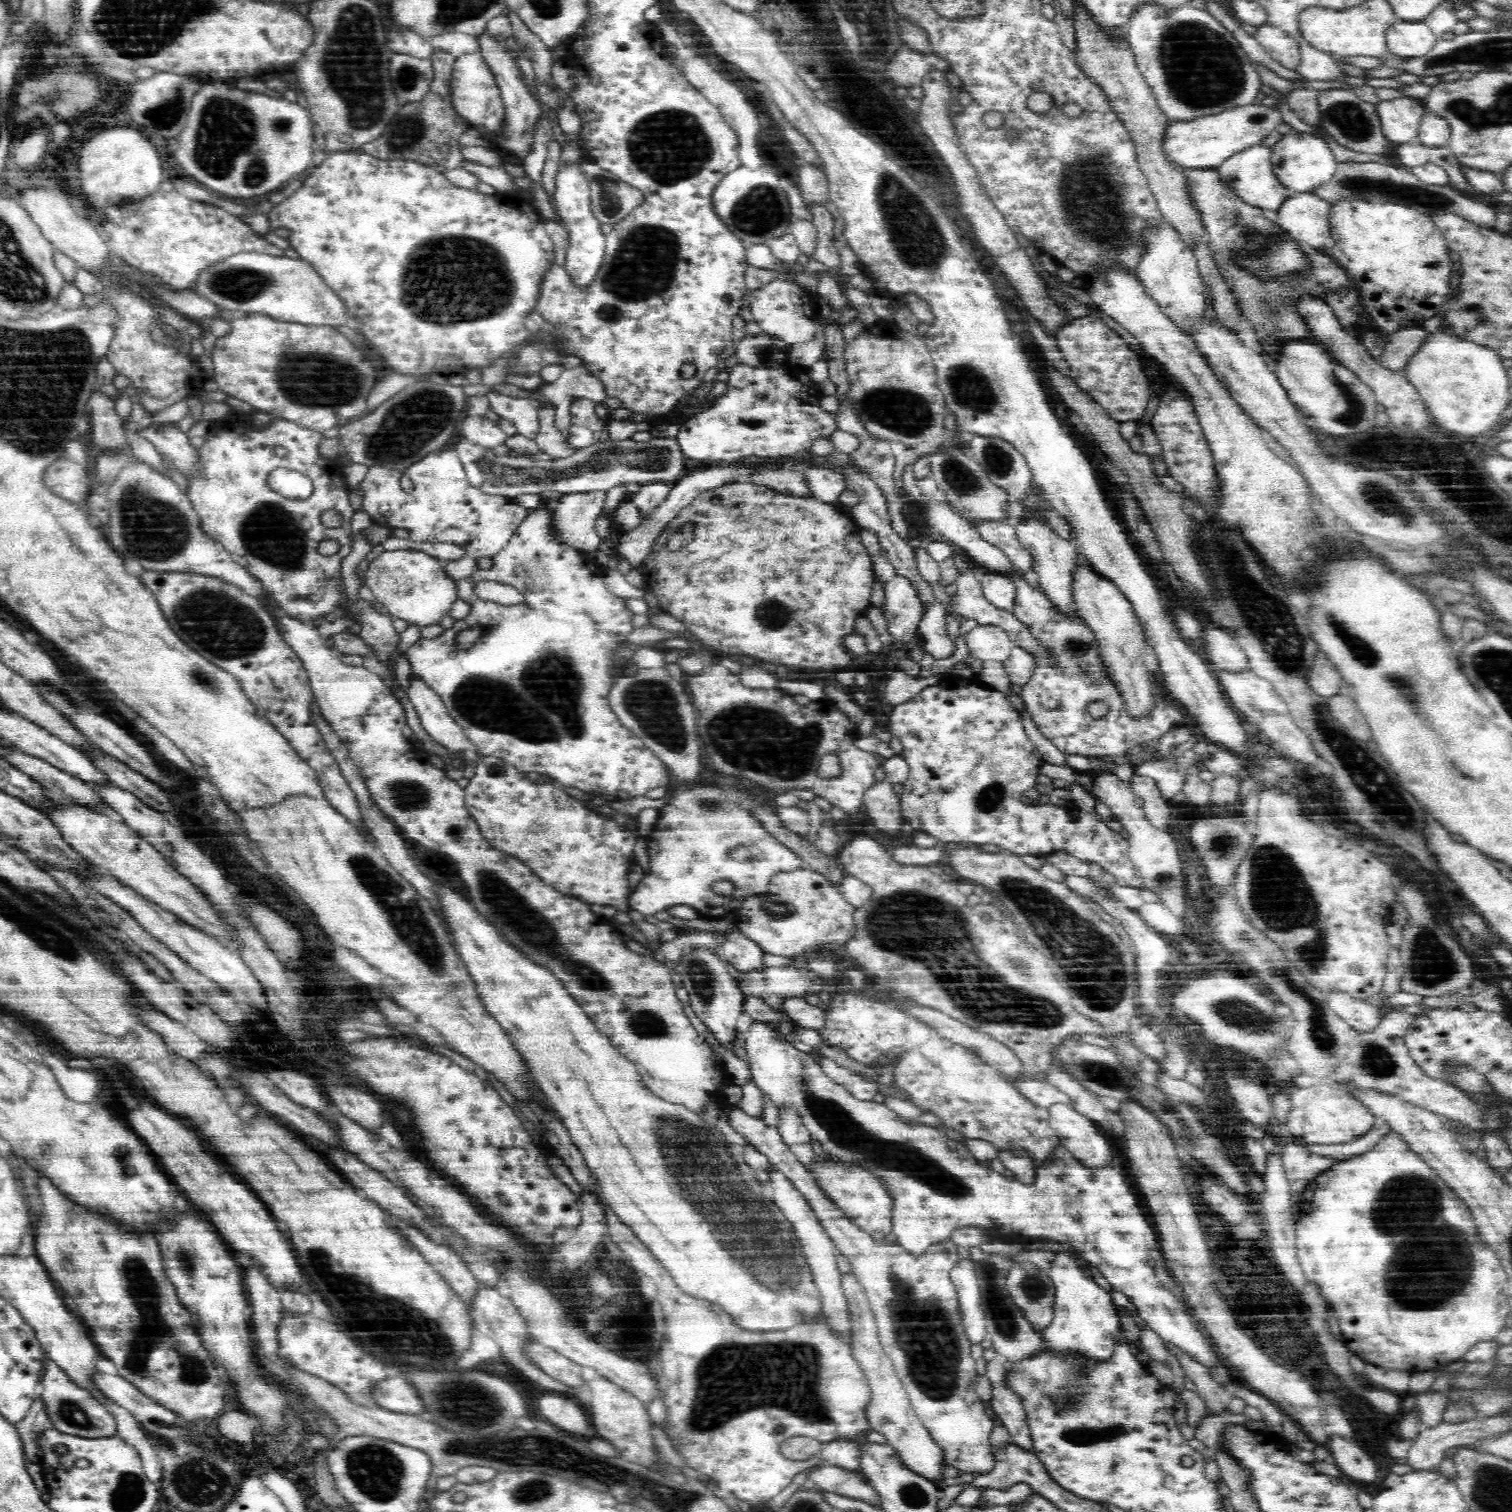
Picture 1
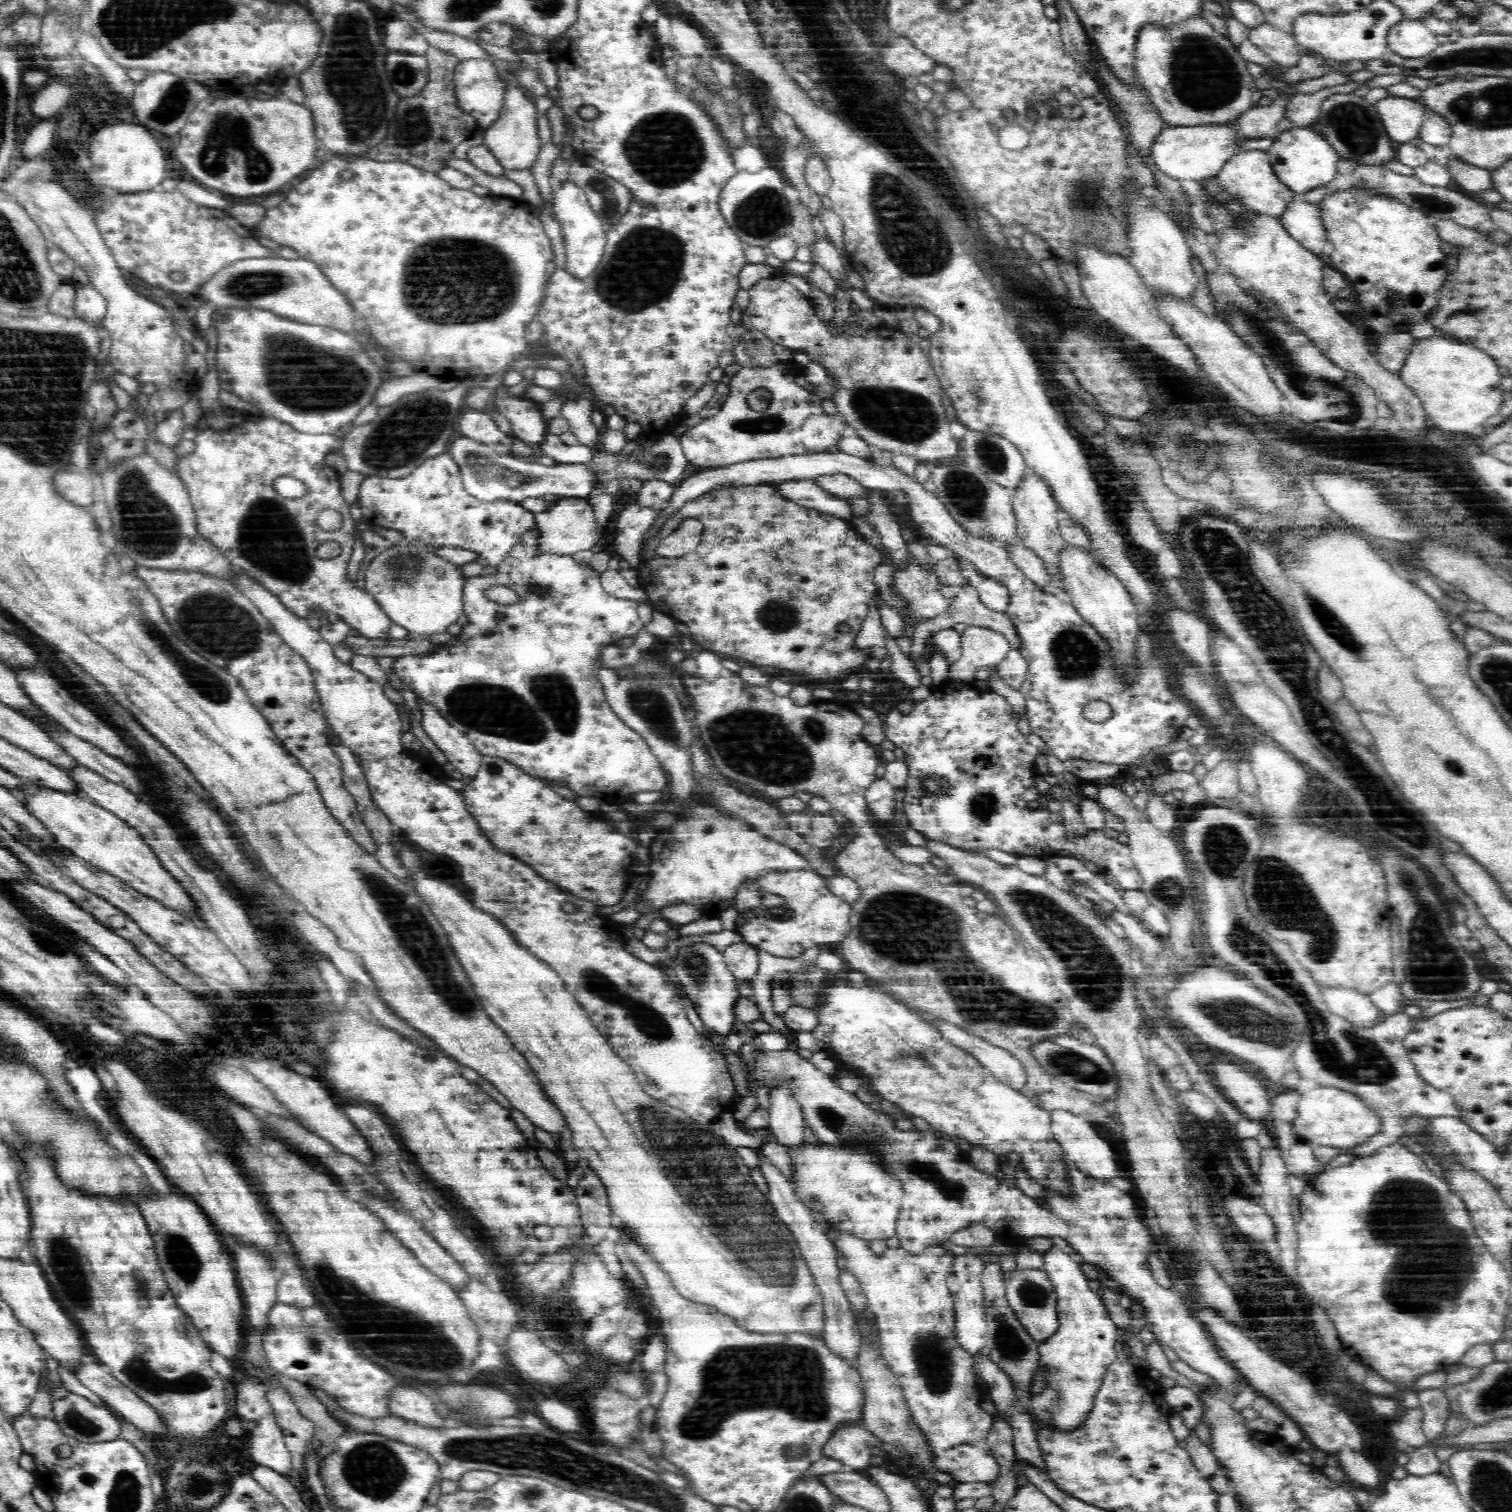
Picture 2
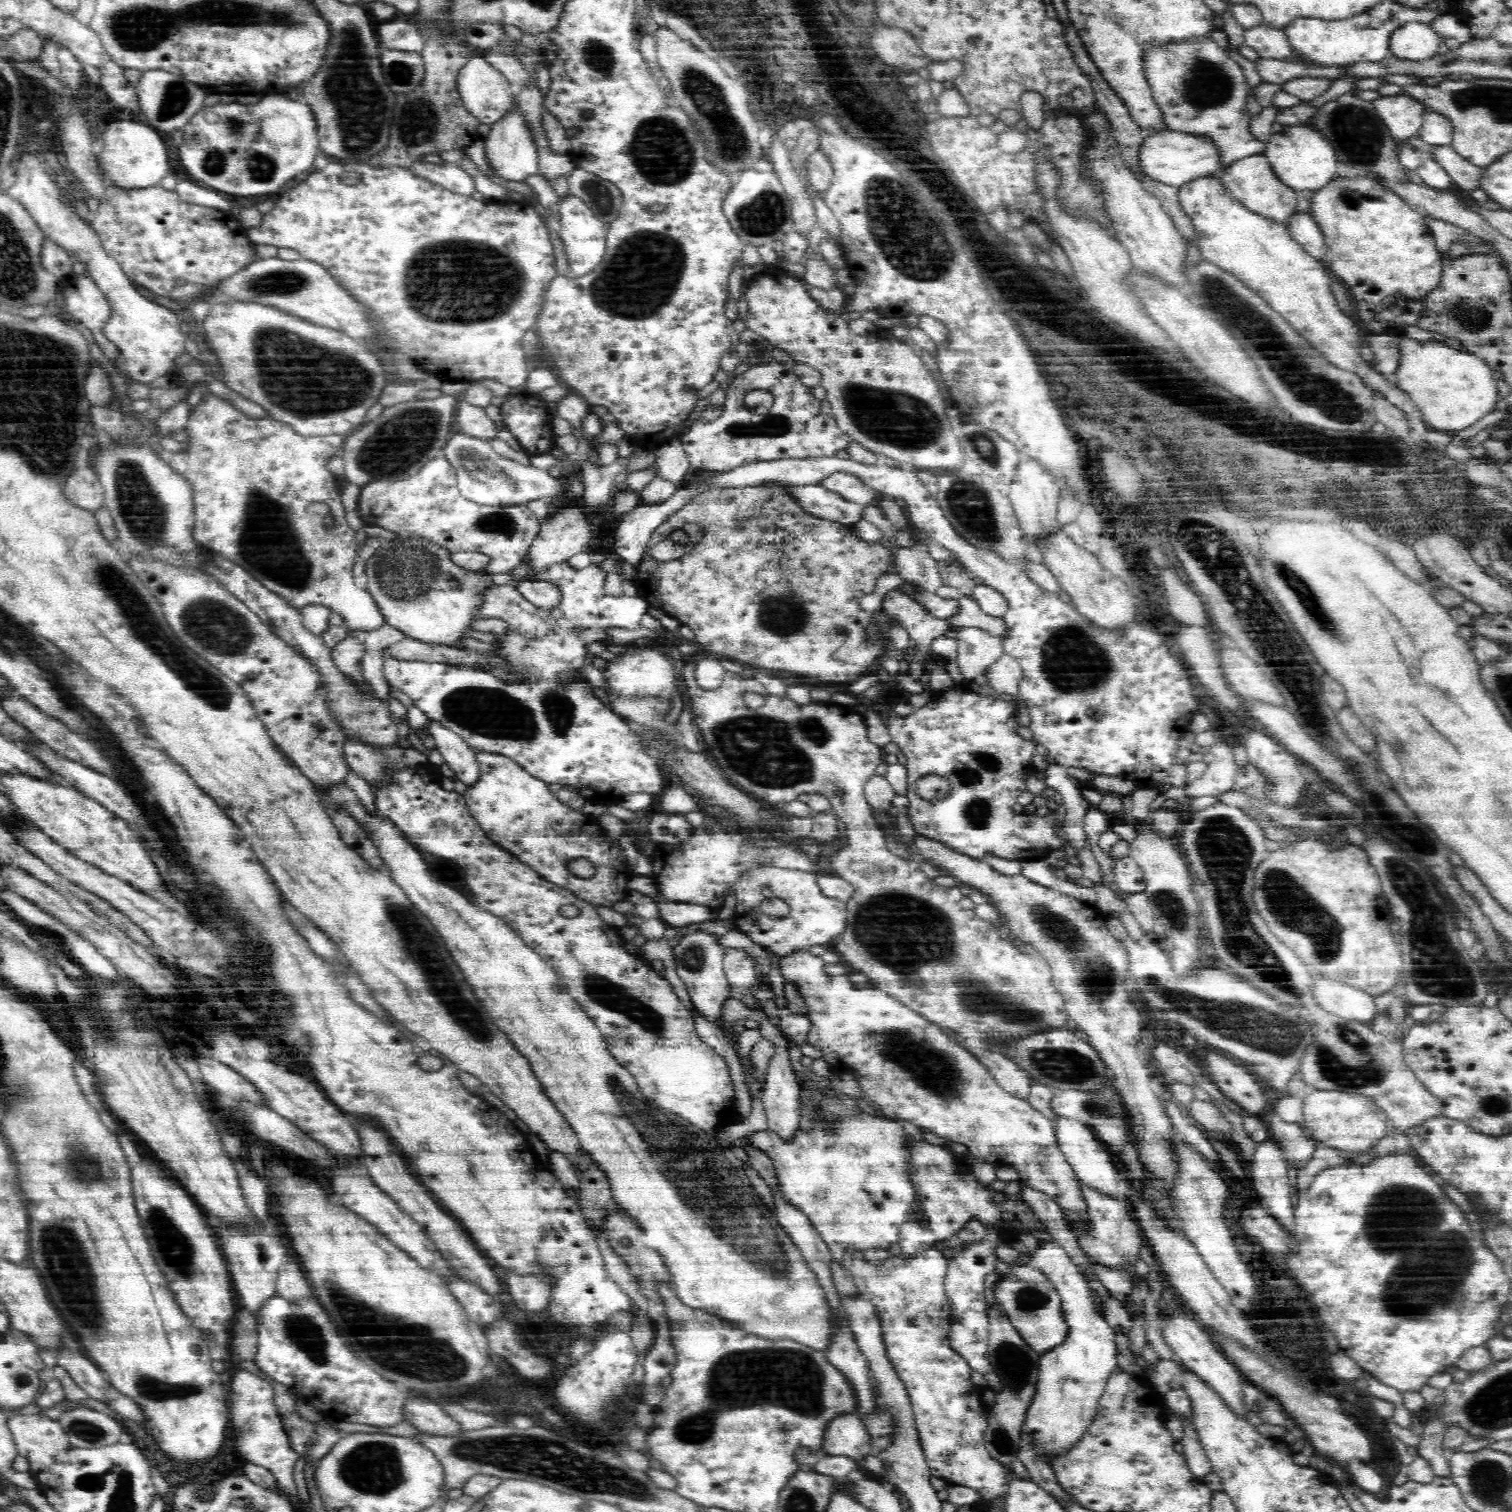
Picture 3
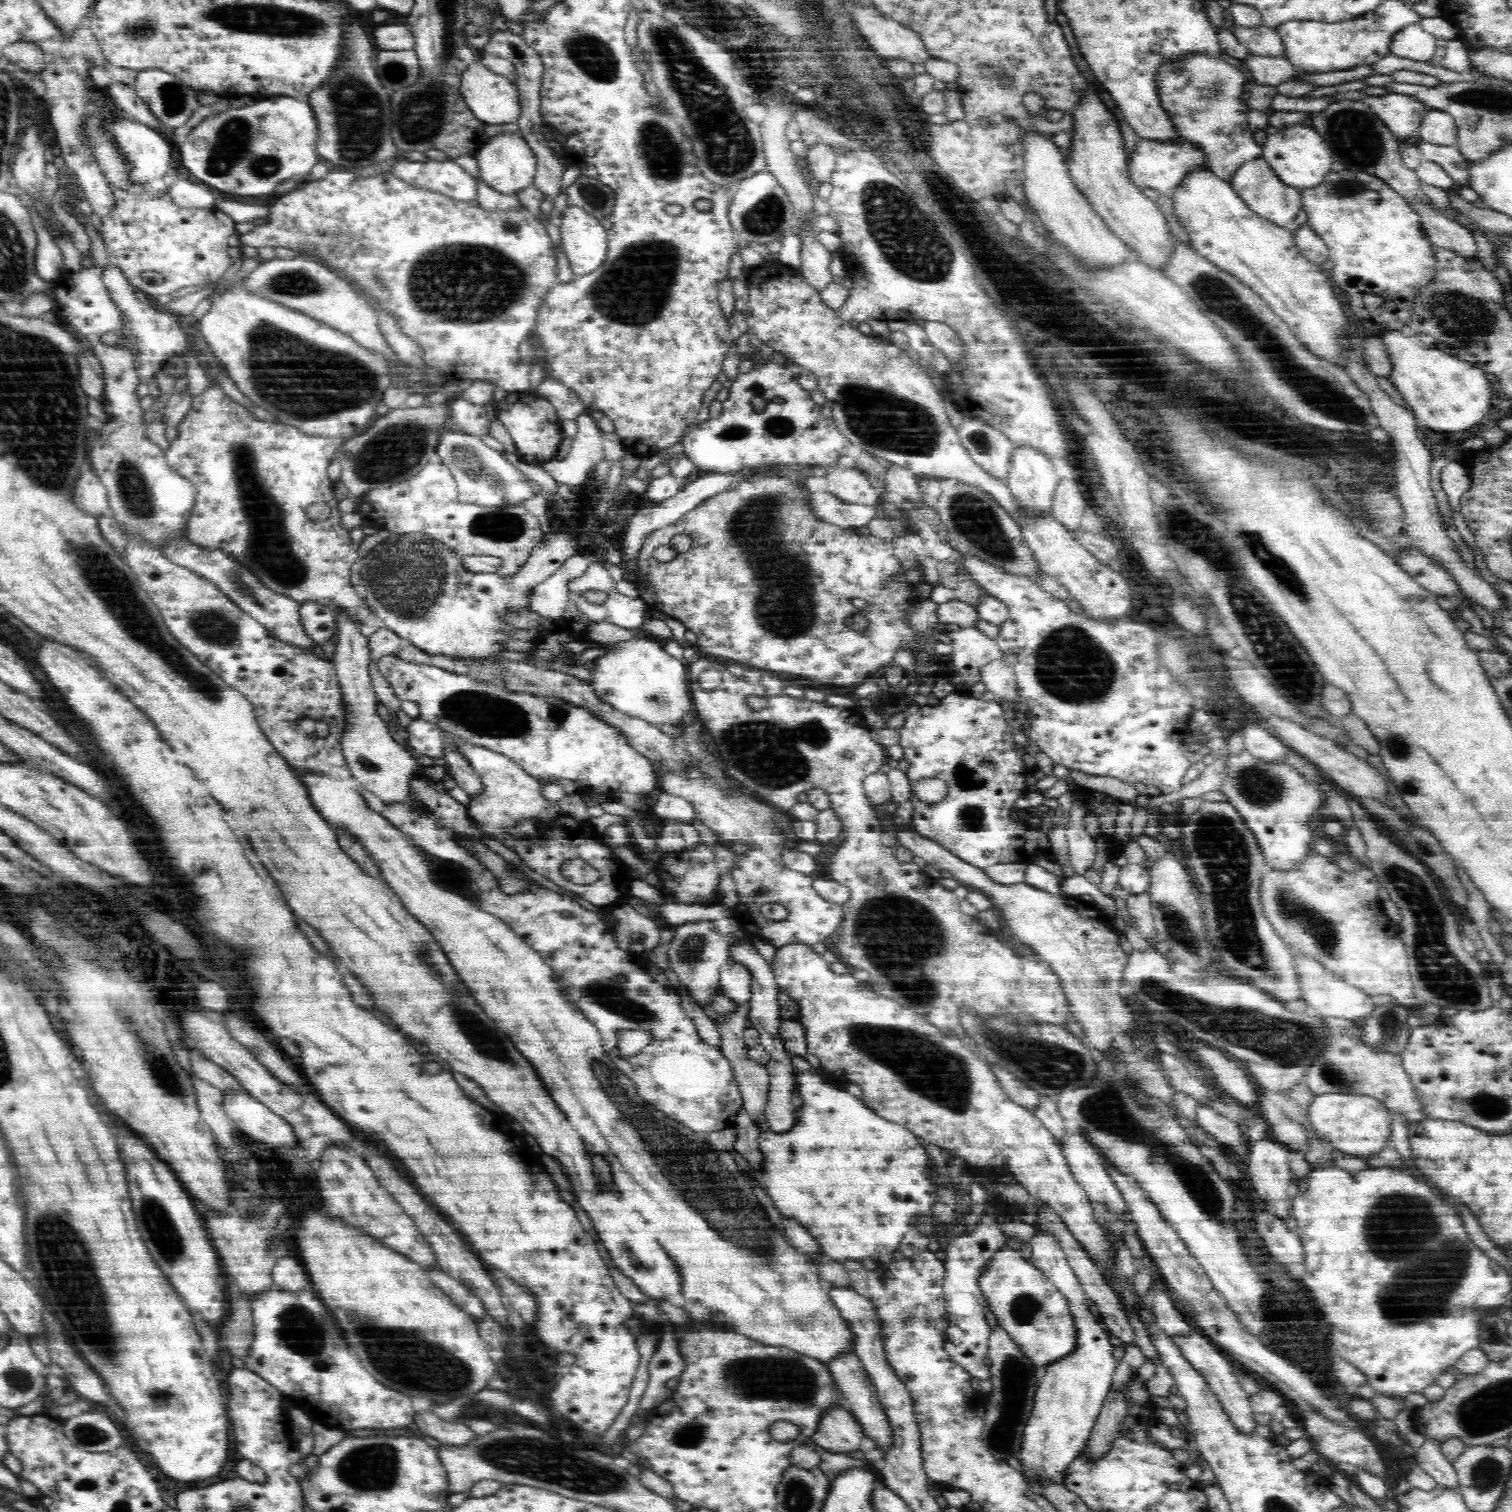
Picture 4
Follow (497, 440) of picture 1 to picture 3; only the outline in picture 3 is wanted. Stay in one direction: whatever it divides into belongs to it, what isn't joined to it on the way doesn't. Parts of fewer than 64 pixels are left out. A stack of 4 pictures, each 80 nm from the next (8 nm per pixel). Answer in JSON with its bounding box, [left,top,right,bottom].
[455,400,497,441]

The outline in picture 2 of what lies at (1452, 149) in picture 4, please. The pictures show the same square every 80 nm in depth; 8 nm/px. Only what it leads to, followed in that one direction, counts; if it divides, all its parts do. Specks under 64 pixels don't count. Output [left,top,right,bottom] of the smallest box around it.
[1447,155,1494,193]

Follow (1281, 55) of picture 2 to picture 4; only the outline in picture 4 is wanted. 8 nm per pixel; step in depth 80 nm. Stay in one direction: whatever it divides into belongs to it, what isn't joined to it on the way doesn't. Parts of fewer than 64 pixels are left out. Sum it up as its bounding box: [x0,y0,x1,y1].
[1232,23,1286,56]

